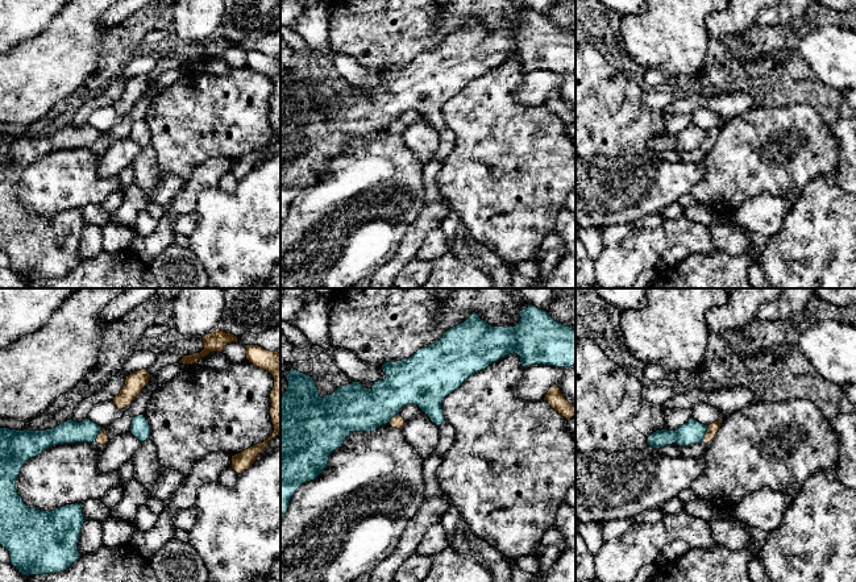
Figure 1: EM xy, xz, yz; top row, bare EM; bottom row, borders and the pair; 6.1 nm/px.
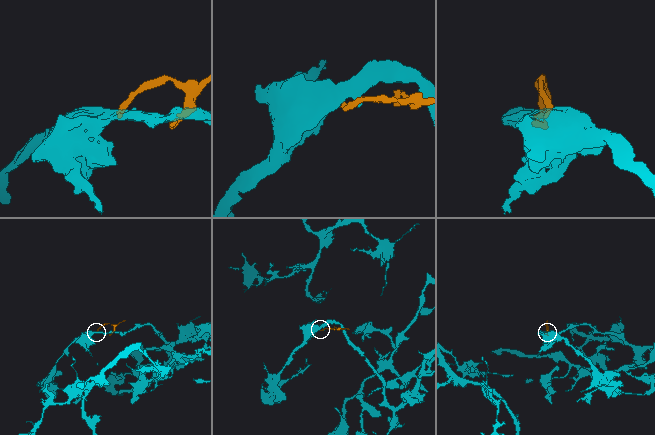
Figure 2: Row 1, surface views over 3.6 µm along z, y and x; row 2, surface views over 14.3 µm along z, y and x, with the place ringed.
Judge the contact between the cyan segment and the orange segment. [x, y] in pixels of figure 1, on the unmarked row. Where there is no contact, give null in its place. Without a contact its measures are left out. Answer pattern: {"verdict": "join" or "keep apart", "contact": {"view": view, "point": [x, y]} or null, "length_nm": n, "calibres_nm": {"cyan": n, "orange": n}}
{"verdict": "keep apart", "contact": {"view": "yz", "point": [705, 138]}, "length_nm": 110, "calibres_nm": {"cyan": 140, "orange": 70}}

